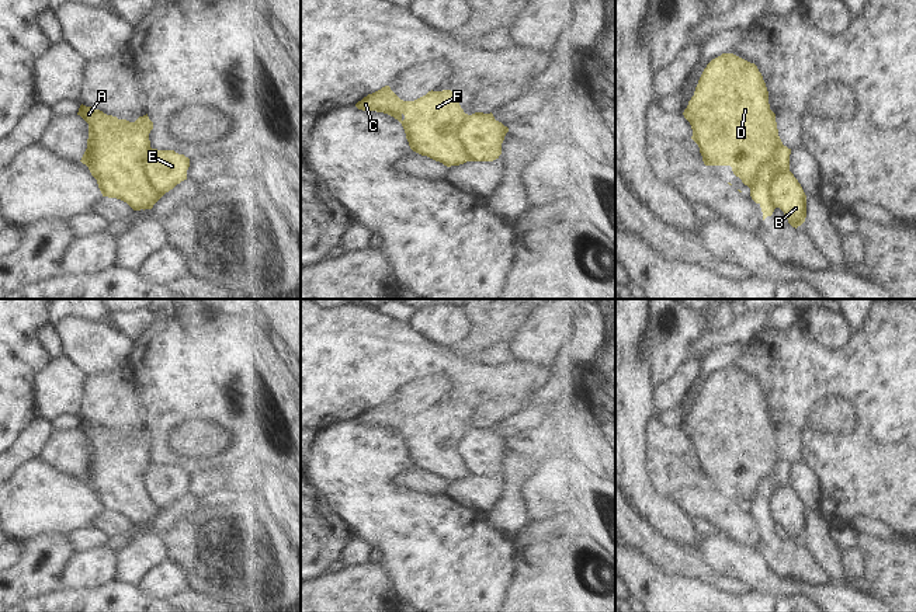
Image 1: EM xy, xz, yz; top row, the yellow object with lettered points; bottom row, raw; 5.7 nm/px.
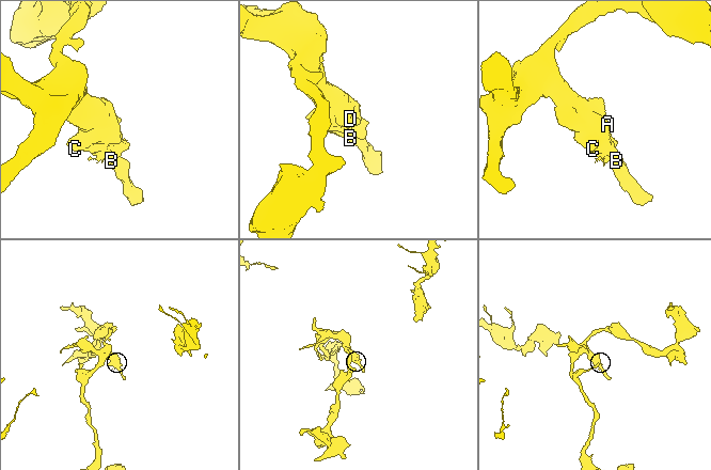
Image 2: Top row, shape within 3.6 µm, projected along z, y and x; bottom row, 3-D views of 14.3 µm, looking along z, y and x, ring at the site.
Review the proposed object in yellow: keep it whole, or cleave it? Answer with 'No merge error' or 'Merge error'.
Merge error.

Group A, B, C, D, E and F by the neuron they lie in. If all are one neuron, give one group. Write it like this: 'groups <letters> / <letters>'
groups A B C D F / E

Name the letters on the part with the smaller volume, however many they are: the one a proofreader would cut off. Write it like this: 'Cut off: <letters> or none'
Cut off: E.

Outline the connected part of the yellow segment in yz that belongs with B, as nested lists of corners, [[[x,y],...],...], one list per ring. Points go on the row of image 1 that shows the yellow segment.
[[[791,171],[777,174],[770,184],[770,199],[780,208],[792,227],[798,227],[806,218],[806,195]]]

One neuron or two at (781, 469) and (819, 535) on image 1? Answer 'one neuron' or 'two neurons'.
two neurons

